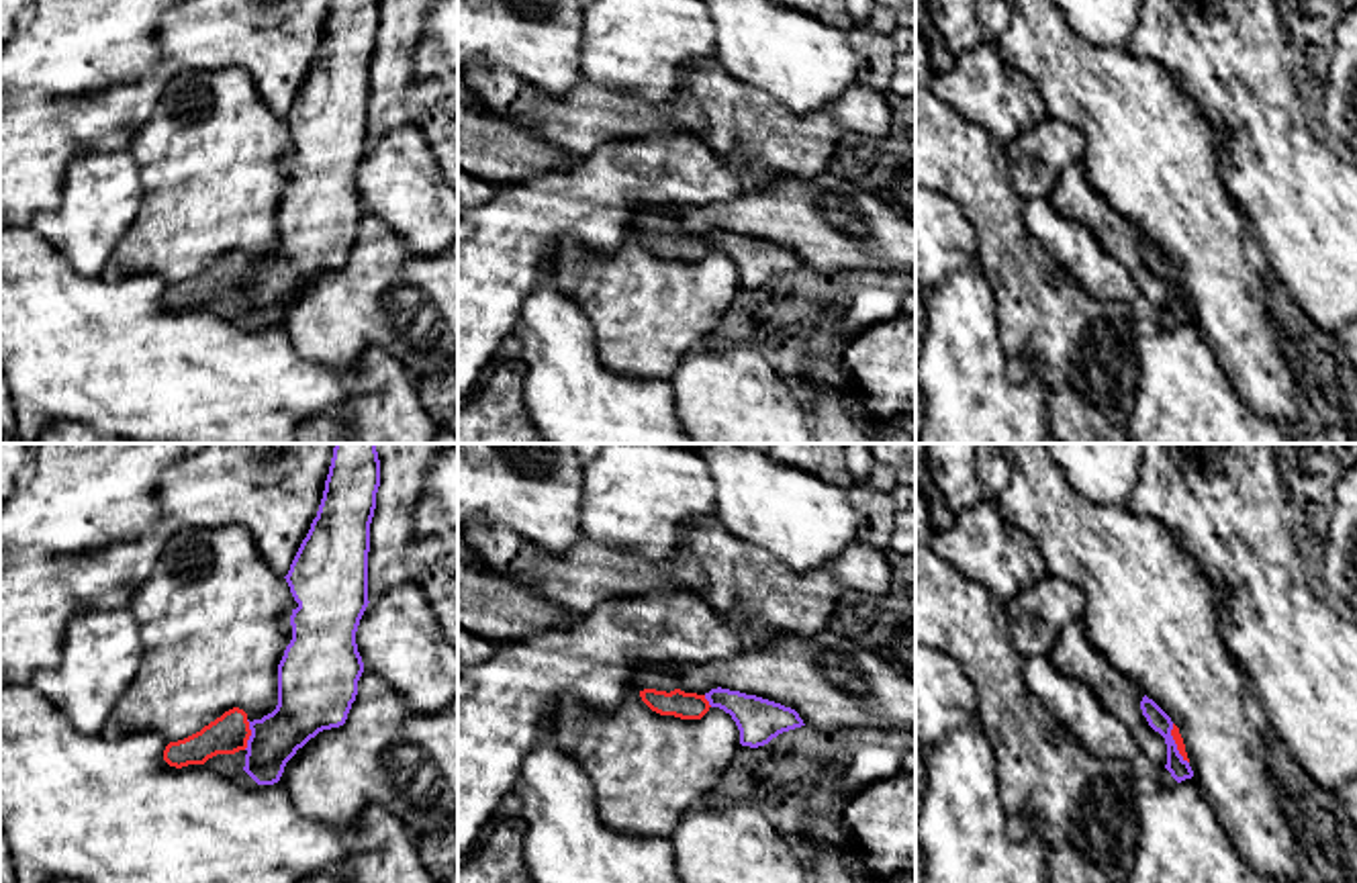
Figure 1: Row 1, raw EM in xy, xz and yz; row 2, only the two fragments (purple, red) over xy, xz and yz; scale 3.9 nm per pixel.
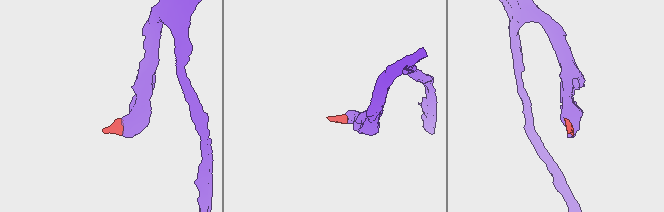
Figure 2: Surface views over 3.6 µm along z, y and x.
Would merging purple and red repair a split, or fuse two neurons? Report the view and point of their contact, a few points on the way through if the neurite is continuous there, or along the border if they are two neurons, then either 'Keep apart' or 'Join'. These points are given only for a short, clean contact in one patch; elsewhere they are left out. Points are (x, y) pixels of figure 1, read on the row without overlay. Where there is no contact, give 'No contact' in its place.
Touches purple at yz (1176, 287). Path across: yz (1180, 311), (1176, 287), (1176, 276). Join

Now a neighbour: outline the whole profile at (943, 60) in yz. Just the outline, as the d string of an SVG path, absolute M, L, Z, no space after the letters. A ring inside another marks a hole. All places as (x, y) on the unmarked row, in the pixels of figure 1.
M916 0L916 31L926 39L932 55L934 74L948 72L954 65L956 57L950 53L940 33L936 31L926 8L926 0Z

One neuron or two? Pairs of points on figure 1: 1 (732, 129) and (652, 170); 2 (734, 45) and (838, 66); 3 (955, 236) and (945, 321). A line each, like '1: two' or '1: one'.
1: two
2: one
3: two

